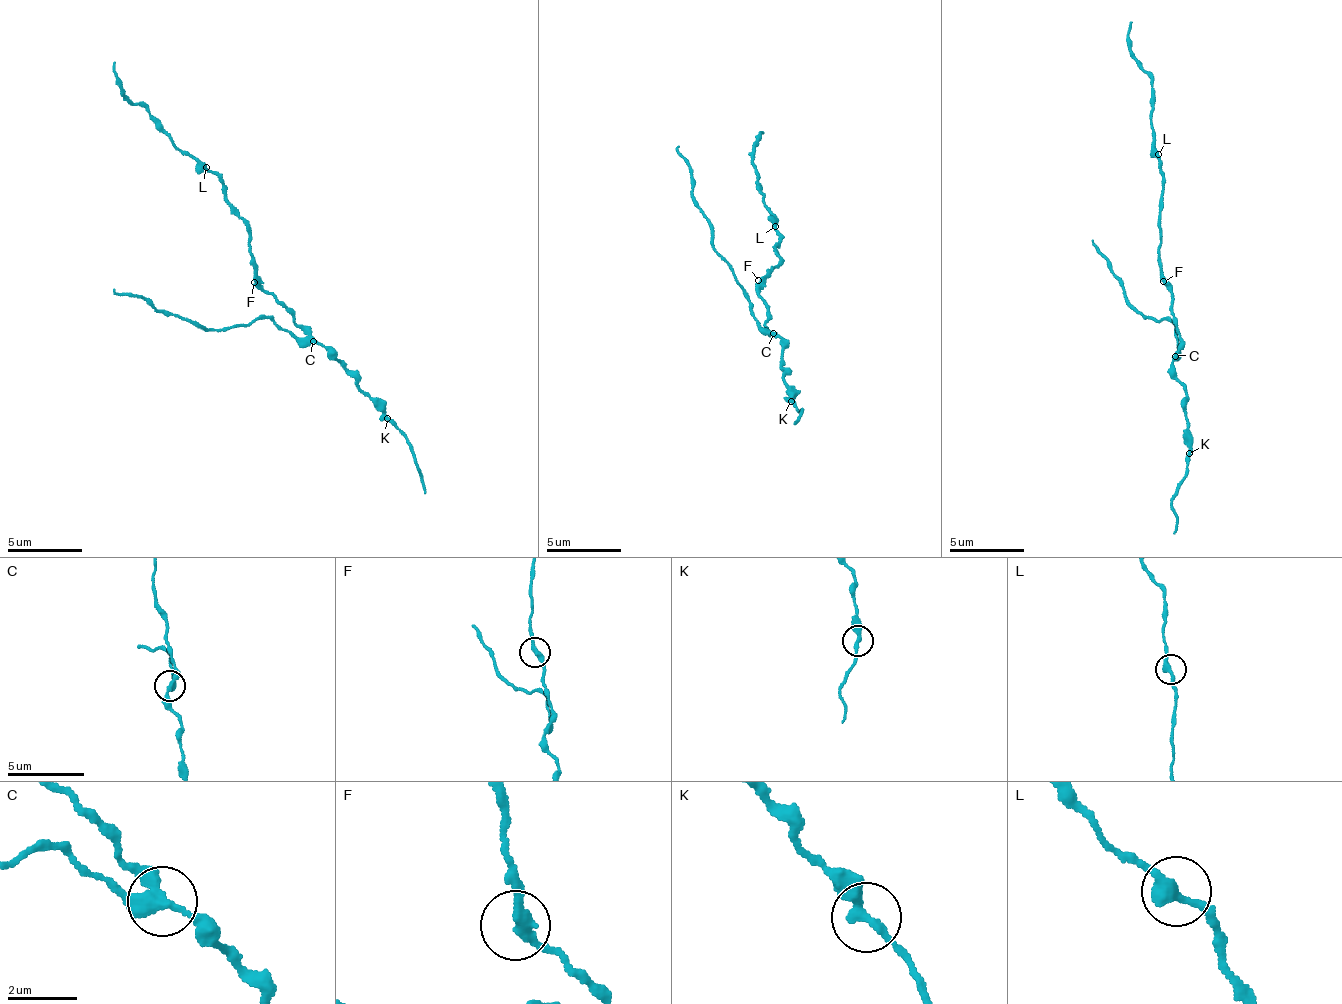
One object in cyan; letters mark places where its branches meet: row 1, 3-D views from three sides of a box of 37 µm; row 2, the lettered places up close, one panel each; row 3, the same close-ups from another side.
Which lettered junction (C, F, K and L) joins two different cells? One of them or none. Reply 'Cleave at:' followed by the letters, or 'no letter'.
Cleave at: C

